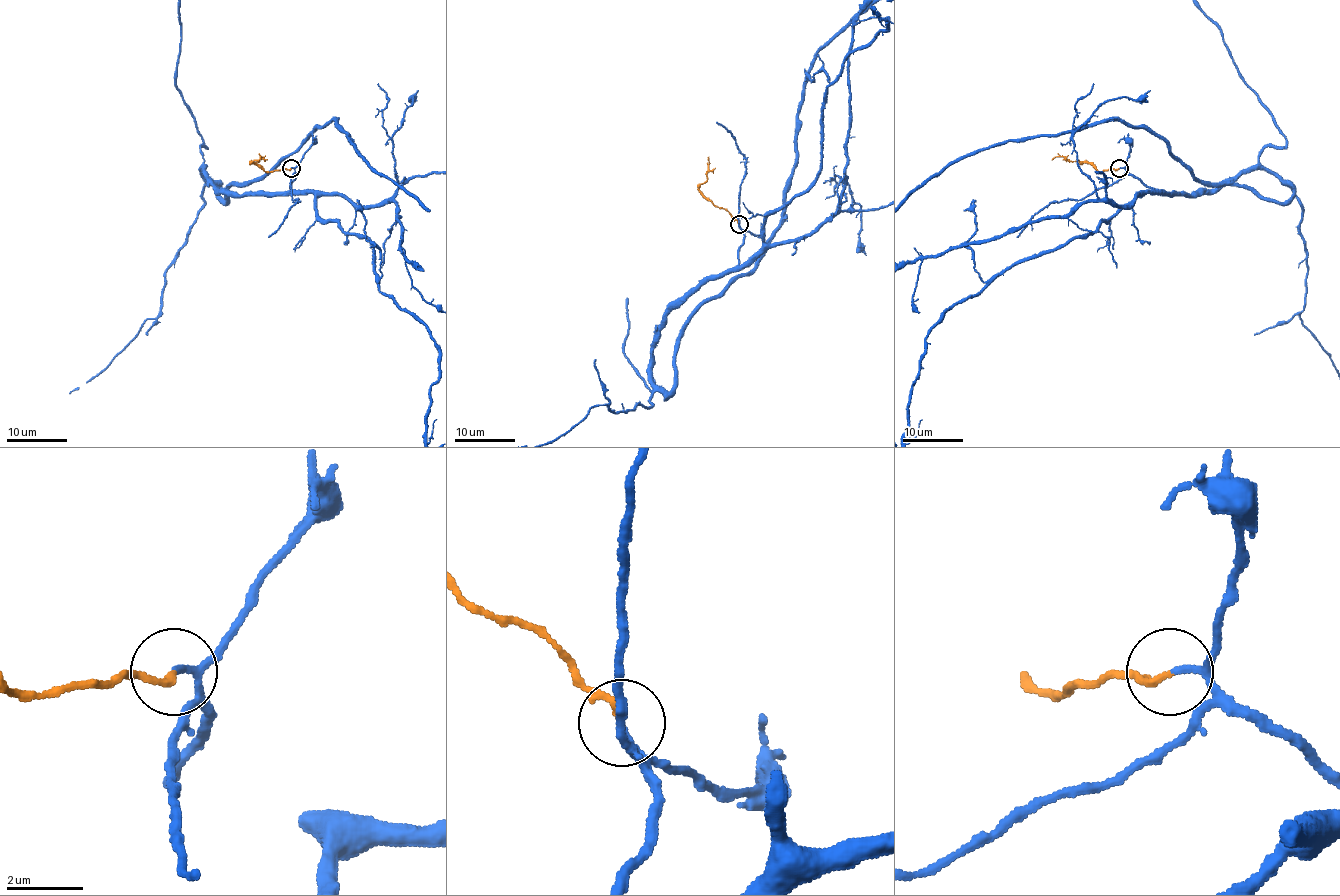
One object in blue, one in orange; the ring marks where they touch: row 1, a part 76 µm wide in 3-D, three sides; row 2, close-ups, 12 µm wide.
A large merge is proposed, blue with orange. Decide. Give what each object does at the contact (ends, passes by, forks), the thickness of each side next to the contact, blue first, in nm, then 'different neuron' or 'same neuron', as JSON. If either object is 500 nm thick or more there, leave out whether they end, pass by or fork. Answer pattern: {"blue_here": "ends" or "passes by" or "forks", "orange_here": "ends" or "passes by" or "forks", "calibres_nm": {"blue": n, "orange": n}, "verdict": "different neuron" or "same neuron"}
{"blue_here": "passes by", "orange_here": "ends", "calibres_nm": {"blue": 90, "orange": 190}, "verdict": "same neuron"}

